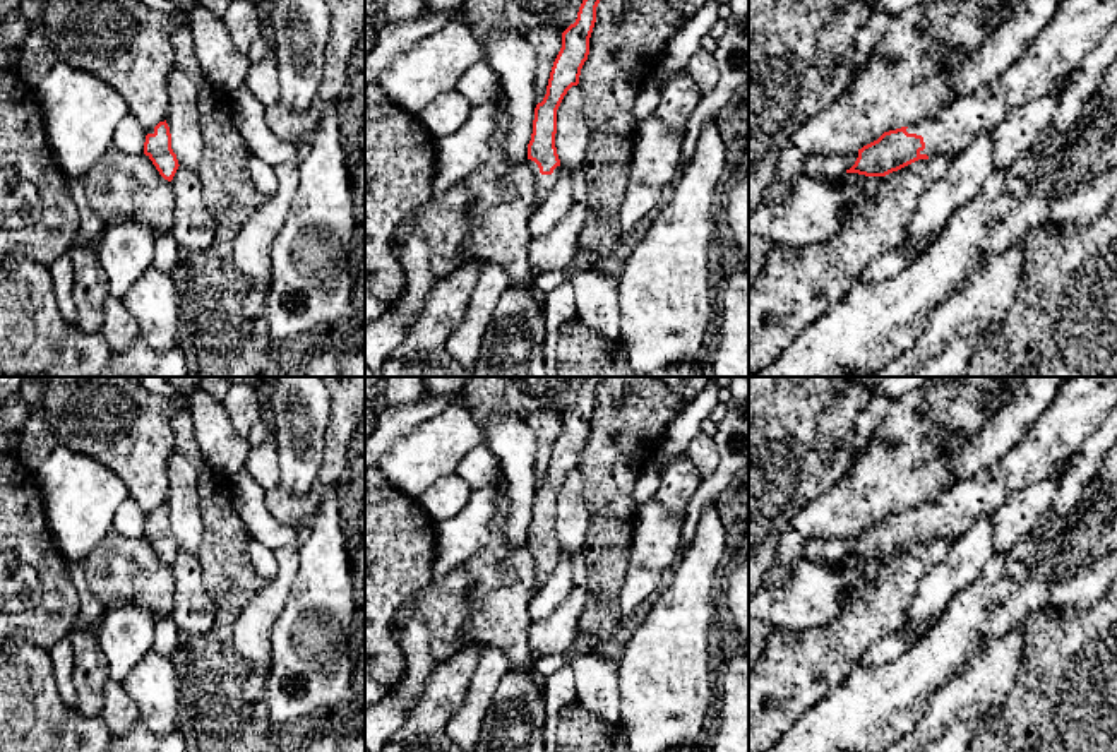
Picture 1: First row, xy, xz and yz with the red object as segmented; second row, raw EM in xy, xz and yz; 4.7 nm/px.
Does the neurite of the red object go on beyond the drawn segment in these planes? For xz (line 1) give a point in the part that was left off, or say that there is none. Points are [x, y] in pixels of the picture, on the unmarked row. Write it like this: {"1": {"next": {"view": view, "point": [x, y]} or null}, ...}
{"1": {"next": {"view": "xz", "point": [543, 566]}}}

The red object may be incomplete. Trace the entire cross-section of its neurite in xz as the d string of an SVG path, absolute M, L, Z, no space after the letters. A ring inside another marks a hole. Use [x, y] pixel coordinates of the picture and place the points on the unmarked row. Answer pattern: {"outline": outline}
{"outline": "M588 377L579 391L576 406L562 416L562 432L553 445L547 478L535 492L533 517L528 528L528 548L536 565L535 593L564 558L555 531L557 493L567 474L579 468L581 452L589 439L596 391L603 379Z"}

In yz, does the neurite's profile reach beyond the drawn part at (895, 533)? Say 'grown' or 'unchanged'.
grown

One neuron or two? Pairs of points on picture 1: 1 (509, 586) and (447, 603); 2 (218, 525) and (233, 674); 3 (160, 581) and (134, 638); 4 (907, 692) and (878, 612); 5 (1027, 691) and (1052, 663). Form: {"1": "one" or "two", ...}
{"1": "two", "2": "one", "3": "two", "4": "two", "5": "one"}

